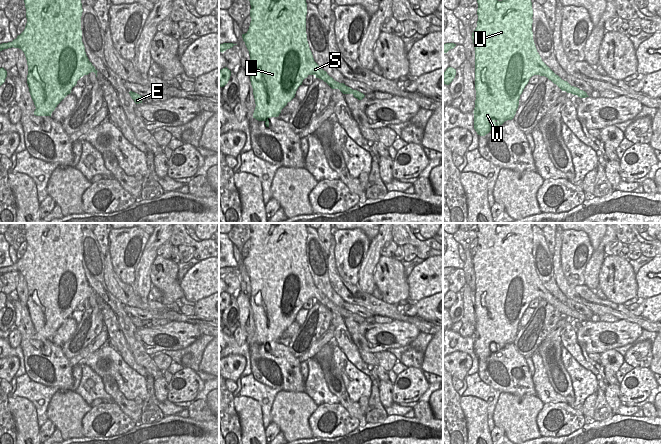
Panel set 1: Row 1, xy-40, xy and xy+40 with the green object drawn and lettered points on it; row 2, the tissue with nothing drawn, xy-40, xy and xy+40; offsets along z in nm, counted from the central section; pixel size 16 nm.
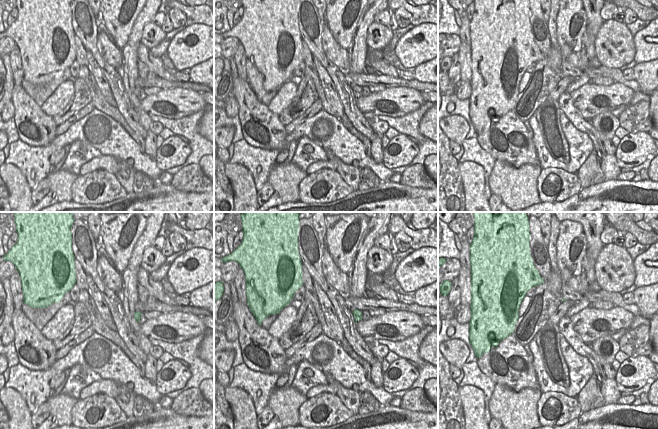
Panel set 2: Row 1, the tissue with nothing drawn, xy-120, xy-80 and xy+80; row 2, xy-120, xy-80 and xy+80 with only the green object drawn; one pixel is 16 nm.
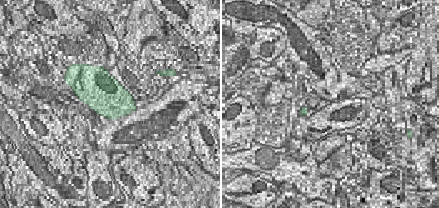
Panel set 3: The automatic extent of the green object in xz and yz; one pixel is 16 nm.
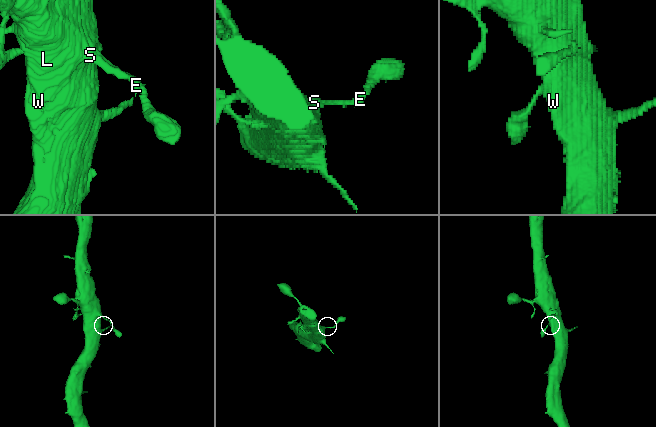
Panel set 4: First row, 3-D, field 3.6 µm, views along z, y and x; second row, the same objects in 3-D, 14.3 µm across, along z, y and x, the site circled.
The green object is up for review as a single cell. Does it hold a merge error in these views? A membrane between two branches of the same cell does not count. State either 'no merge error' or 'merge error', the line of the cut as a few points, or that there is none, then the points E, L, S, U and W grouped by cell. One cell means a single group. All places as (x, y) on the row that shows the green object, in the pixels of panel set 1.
no merge error; no cut; E L S U W

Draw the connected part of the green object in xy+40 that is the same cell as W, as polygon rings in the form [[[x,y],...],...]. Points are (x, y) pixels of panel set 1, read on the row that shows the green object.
[[[477,0],[478,21],[472,33],[475,48],[475,90],[474,129],[485,136],[493,126],[512,120],[519,106],[520,95],[529,79],[534,75],[545,76],[562,91],[589,97],[587,93],[571,86],[556,75],[537,52],[532,32],[533,9],[531,0]]]

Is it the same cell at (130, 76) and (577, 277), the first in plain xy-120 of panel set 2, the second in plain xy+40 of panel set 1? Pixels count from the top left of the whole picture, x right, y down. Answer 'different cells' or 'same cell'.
different cells

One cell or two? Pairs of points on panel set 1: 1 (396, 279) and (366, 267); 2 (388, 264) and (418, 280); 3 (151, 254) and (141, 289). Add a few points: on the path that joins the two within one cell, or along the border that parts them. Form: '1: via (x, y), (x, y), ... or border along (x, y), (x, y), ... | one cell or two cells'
1: border along (381, 256), (374, 270), (375, 286) | two cells
2: border along (406, 278), (409, 297) | two cells
3: via (145, 263), (142, 270), (142, 280) | one cell

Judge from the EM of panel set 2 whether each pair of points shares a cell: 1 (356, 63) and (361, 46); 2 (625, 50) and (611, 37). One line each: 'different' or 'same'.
1: same
2: same

